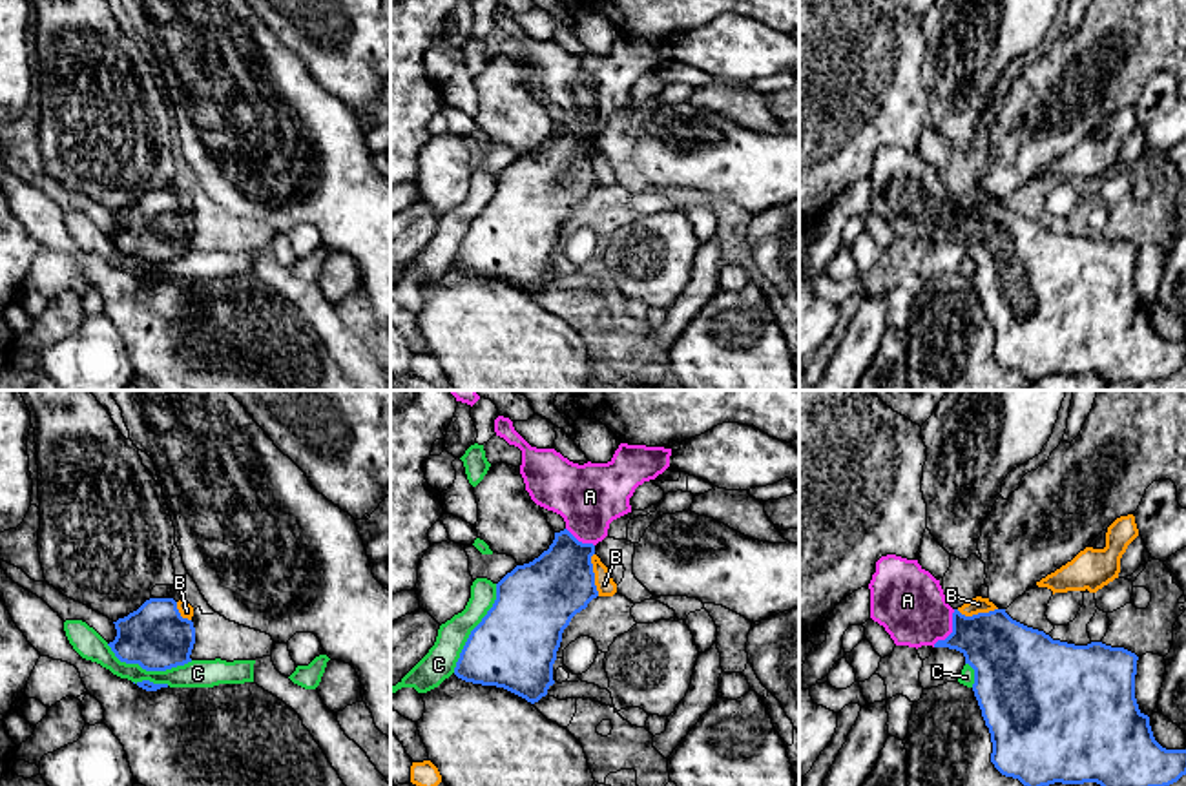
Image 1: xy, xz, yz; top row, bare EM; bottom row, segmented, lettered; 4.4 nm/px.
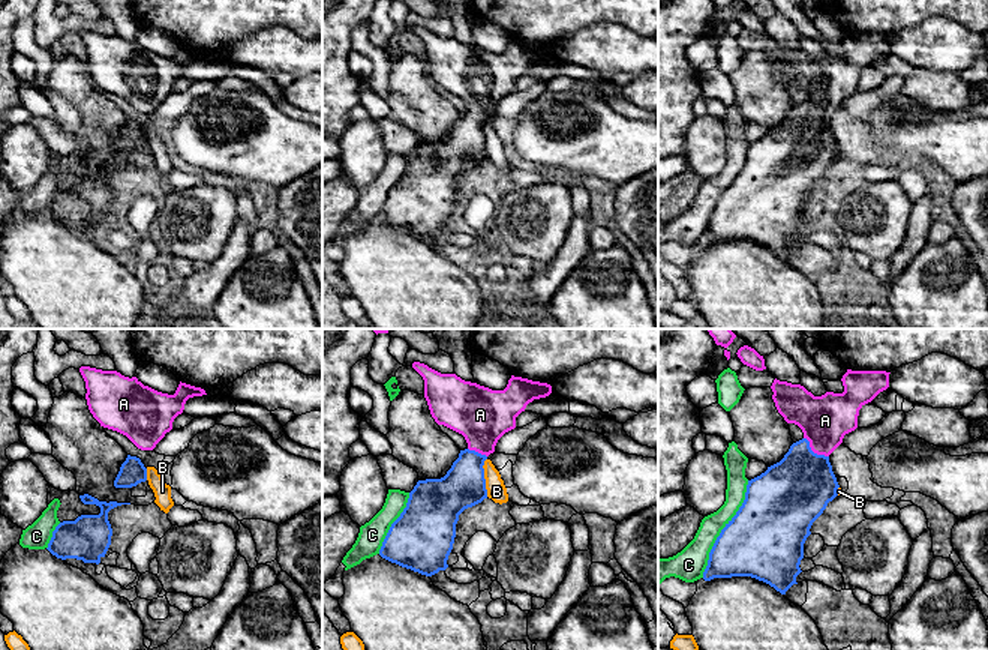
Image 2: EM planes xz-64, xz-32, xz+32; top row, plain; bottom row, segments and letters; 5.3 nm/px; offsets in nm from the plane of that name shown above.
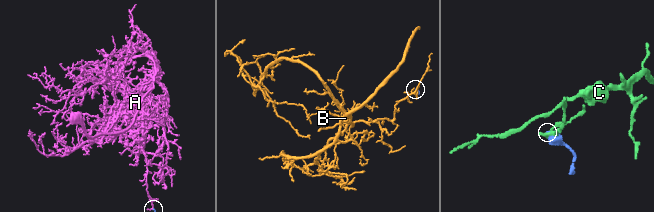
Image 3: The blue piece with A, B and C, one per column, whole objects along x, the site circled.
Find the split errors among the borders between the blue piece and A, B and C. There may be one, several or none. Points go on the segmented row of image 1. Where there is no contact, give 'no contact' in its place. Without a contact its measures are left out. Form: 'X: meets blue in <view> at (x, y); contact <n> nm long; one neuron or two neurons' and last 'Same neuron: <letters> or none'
A: meets blue in yz at (953, 630); contact 190 nm long; one neuron
B: meets blue in xz at (593, 575); contact 190 nm long; two neurons
C: meets blue in xy at (148, 670); contact 400 nm long; two neurons
Same neuron: A

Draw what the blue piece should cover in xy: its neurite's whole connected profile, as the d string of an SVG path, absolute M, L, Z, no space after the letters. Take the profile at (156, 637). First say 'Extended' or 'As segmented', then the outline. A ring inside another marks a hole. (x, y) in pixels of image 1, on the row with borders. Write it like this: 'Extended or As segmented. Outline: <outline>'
As segmented. Outline: M150 598L115 624L117 636L108 646L120 662L146 671L166 671L192 662L193 622L182 618L173 598Z

